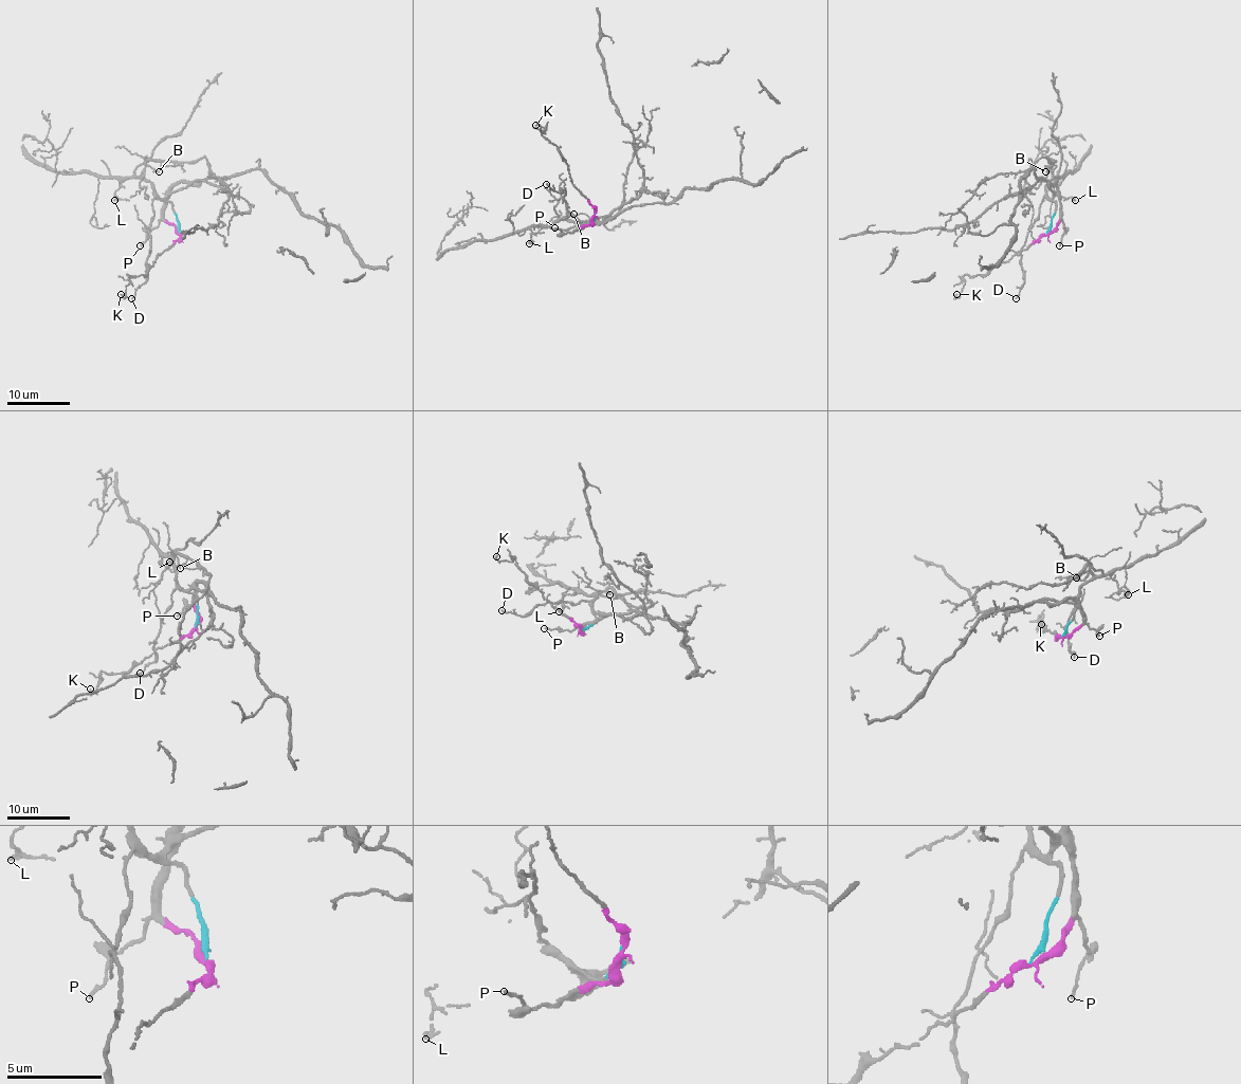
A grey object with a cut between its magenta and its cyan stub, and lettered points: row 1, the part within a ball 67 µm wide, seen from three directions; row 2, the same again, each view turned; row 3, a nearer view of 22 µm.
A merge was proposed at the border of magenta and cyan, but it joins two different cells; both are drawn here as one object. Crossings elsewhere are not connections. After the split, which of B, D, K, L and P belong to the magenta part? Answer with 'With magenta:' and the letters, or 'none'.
With magenta: K, P

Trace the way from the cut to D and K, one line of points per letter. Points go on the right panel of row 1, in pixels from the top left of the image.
D: (1047, 232), (1055, 204), (1045, 199), (1041, 204), (1039, 218), (1020, 250), (1023, 281), (1016, 298)
K: (1048, 232), (984, 275), (965, 275), (965, 285), (957, 297), (957, 294)

